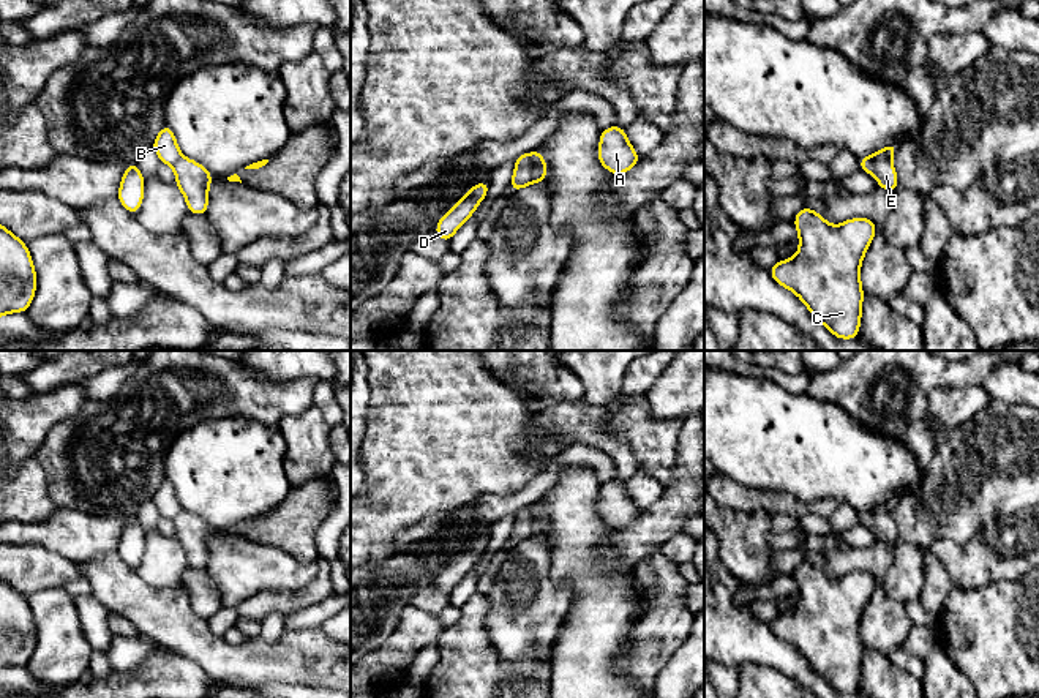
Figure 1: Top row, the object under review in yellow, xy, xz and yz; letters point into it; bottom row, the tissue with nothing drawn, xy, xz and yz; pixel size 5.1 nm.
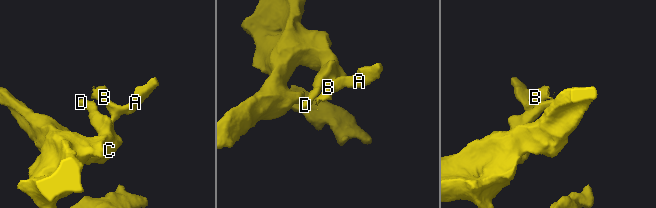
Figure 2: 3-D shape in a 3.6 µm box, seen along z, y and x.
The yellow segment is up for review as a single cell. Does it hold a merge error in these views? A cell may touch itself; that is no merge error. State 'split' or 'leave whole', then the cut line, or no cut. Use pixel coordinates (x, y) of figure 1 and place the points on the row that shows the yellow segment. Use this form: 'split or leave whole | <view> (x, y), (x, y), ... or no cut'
split | xz (529, 153), (532, 182)

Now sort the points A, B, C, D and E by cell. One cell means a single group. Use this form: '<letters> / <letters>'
A C D E / B

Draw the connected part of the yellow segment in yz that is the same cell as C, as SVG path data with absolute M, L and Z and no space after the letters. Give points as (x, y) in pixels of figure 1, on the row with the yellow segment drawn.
M805 205L793 223L799 234L799 251L793 259L783 259L769 267L772 280L794 292L834 336L840 340L859 336L864 298L861 262L878 232L875 223L870 218L851 218L832 226Z

